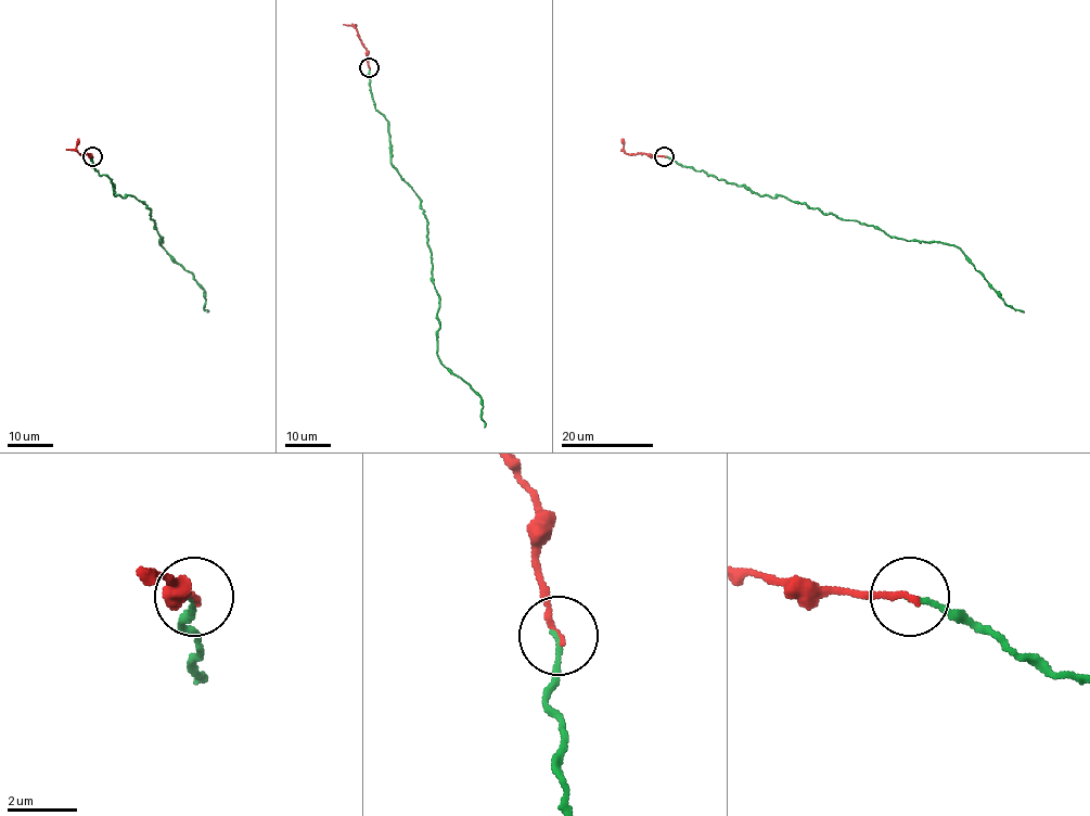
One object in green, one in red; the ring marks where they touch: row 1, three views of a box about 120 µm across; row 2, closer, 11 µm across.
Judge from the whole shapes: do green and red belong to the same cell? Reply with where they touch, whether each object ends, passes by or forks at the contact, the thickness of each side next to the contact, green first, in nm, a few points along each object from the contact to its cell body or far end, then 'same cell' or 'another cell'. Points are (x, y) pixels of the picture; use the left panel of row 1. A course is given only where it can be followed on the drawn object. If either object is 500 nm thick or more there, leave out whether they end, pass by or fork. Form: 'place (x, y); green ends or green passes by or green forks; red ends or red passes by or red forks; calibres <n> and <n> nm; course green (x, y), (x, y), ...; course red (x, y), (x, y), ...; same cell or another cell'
place (92, 156); green ends; red ends; calibres 140 and 180 nm; course green (92, 155), (113, 193), (132, 194), (150, 208), (159, 244), (203, 288), (207, 311); course red (92, 155), (79, 153), (76, 149), (78, 139); same cell

